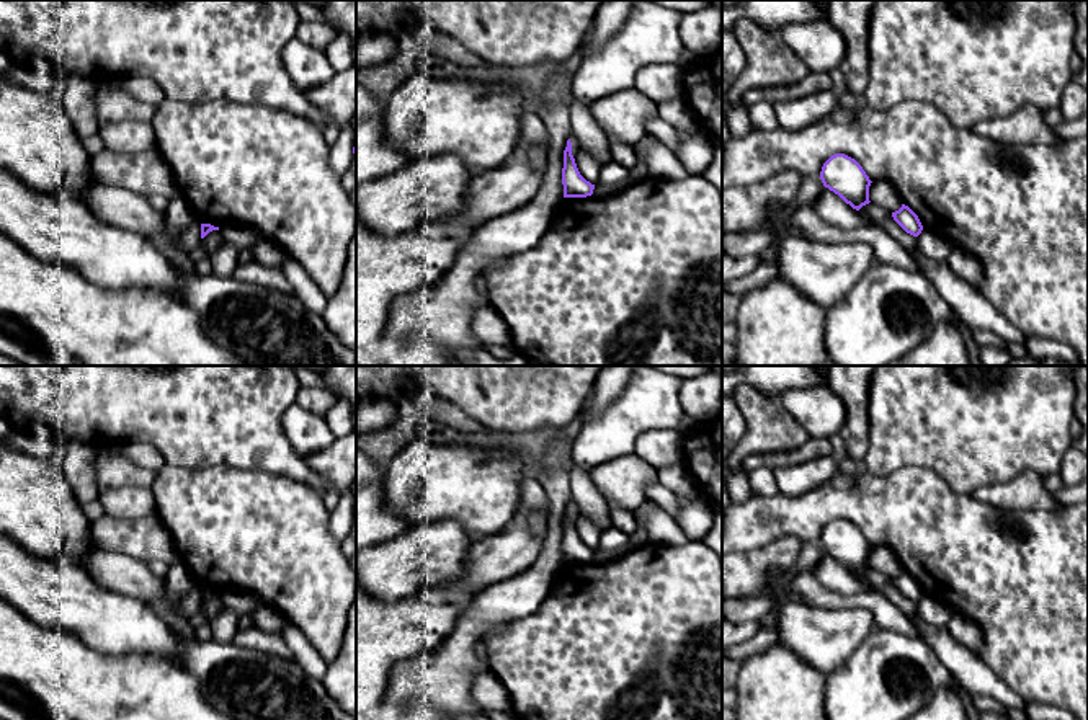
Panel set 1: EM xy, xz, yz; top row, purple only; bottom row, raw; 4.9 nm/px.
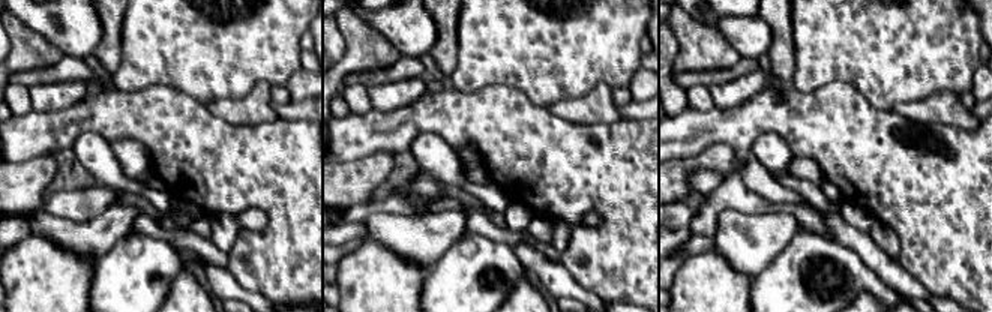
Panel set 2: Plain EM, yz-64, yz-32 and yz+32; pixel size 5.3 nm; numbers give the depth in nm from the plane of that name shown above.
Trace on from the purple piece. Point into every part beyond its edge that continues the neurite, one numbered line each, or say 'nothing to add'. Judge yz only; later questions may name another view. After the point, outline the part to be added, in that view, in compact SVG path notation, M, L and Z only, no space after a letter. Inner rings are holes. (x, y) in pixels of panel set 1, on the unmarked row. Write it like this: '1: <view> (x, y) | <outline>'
nothing to add

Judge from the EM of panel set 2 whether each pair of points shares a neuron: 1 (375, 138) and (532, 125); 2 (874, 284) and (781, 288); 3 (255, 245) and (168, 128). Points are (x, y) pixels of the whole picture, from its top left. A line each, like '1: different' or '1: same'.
1: same
2: same
3: same

